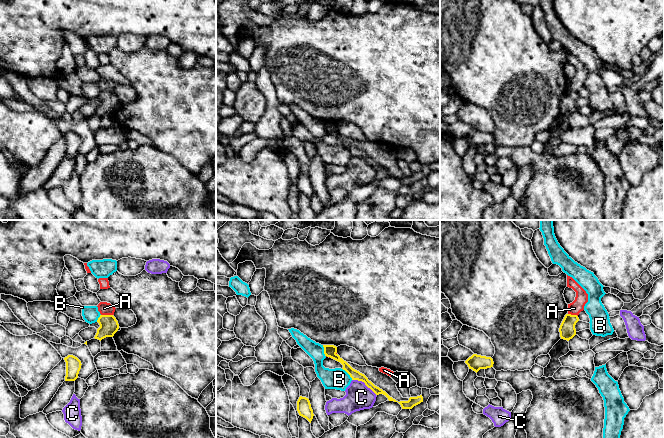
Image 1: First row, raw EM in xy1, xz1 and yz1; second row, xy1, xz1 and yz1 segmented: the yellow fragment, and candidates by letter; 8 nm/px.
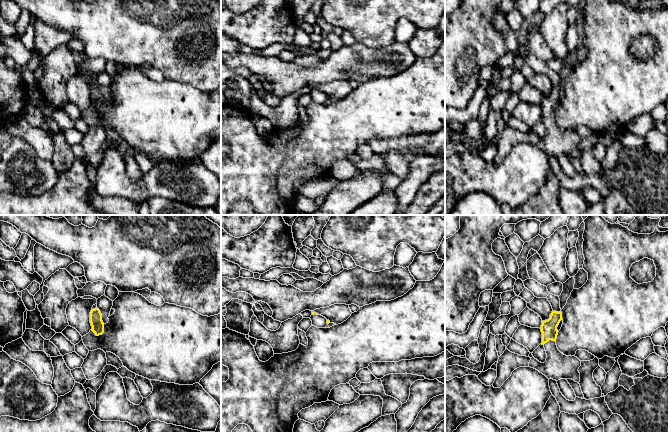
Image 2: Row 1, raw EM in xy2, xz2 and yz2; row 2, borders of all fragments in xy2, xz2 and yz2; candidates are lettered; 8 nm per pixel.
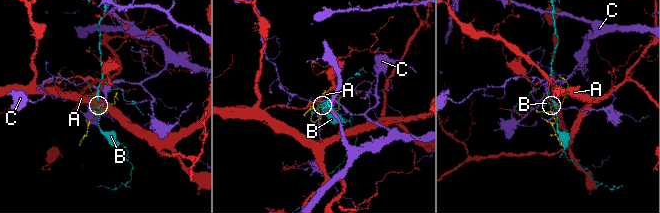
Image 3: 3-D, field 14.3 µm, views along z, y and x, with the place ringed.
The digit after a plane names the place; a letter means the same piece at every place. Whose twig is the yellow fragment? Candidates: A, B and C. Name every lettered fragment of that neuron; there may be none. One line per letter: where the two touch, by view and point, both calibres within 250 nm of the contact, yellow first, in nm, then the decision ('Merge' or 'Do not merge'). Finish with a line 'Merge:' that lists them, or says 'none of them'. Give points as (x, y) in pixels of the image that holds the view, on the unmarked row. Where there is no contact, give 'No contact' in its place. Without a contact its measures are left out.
A: Touches yellow at xy1 (107, 91). Thickness 150 nm (yellow) against 100 nm. Do not merge
B: Touches yellow at xz1 (348, 149). Thickness 100 nm (yellow) against 170 nm. Do not merge
C: Touches yellow at xz1 (364, 158). Thickness 80 nm (yellow) against 220 nm. Do not merge
Merge: none of them

